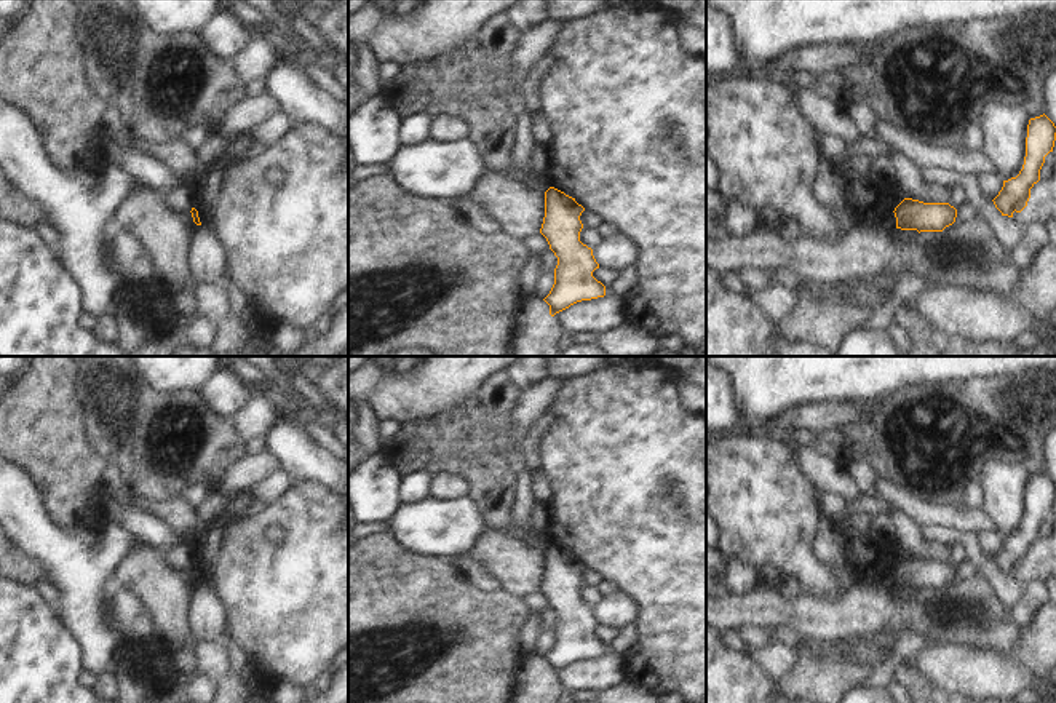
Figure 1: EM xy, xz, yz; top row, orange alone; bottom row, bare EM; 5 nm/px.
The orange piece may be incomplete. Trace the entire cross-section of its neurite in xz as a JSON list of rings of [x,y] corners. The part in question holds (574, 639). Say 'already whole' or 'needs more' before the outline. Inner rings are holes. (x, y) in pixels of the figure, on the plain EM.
already whole; [[[550,545],[545,550],[545,575],[540,591],[558,615],[554,642],[543,657],[550,663],[550,673],[570,663],[605,653],[605,644],[593,634],[599,626],[593,607],[580,599],[585,566],[575,556]]]

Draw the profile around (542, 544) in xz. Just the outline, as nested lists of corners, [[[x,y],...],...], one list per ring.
[[[511,522],[511,524],[508,526],[508,532],[510,532],[513,537],[519,538],[522,543],[534,545],[534,546],[535,546],[537,550],[540,550],[540,551],[545,551],[545,550],[551,545],[551,542],[548,540],[548,537],[534,538],[534,537],[530,537],[530,535],[526,532],[526,529],[519,527],[519,526],[514,524],[514,522]]]

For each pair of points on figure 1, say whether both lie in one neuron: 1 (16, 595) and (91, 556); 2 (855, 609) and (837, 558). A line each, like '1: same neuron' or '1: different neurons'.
1: different neurons
2: different neurons

